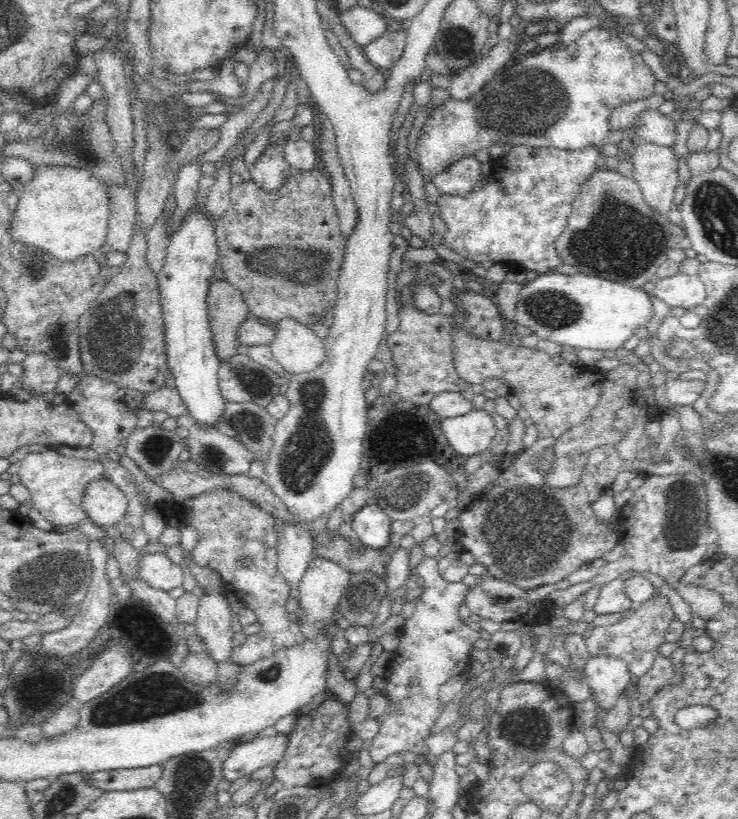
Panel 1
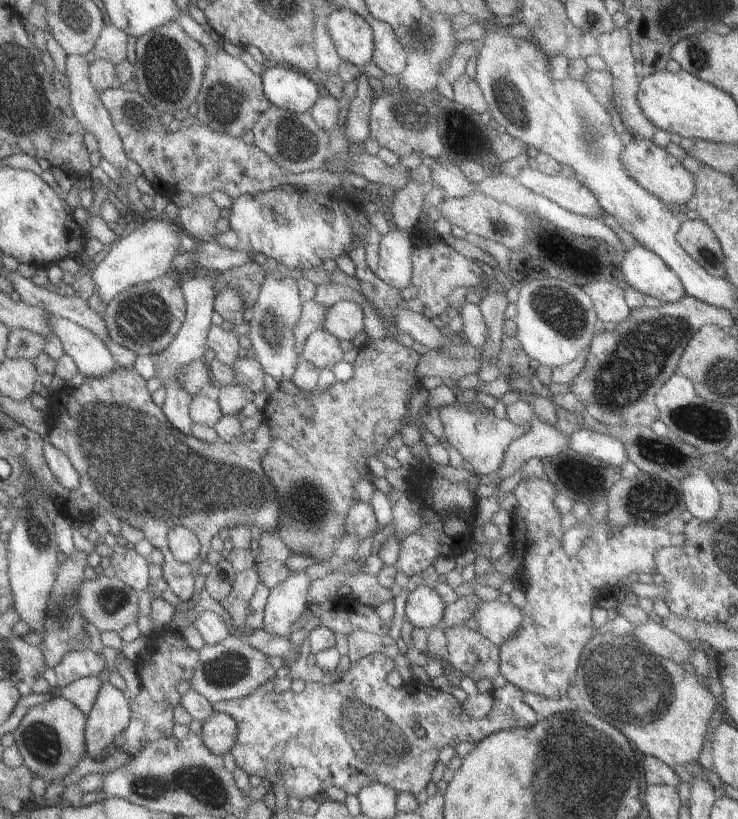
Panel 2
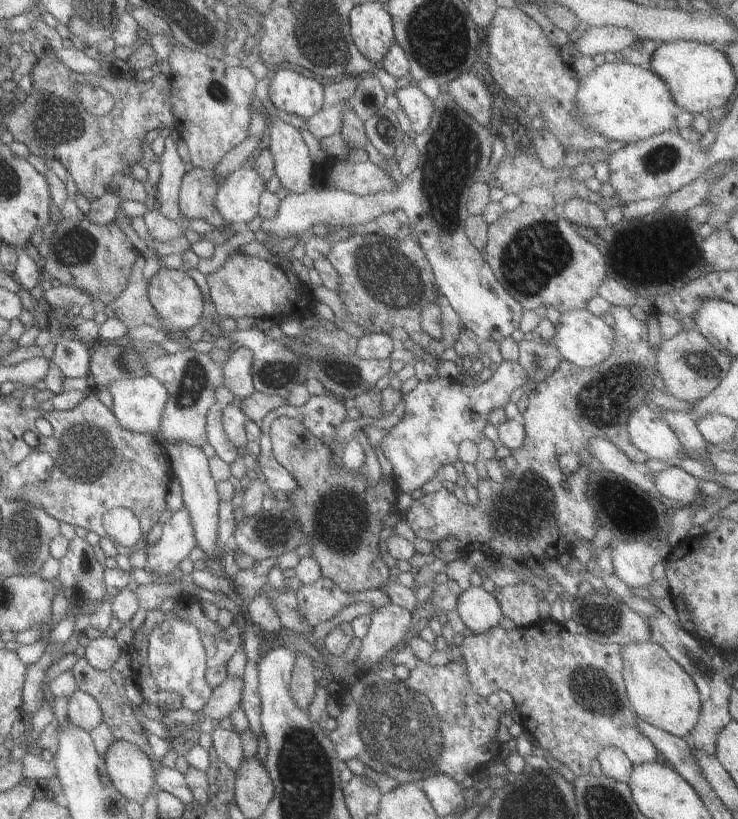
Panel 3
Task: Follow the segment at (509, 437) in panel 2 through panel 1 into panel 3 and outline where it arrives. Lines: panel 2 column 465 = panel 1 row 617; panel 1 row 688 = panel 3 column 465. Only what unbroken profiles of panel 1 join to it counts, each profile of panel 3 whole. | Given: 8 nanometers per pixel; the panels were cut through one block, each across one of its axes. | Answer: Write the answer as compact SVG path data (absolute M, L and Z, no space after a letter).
M504 359L498 369L493 372L490 379L478 386L463 385L460 379L451 377L440 377L438 380L419 382L415 389L403 396L404 416L402 419L388 429L387 433L380 441L380 447L388 462L393 468L394 484L398 492L410 493L420 489L421 486L432 477L436 477L438 470L446 464L459 465L457 448L462 440L472 440L480 442L483 437L483 428L489 423L488 415L495 408L505 407L510 401L510 394L517 388L523 388L527 382L527 372L516 361Z

